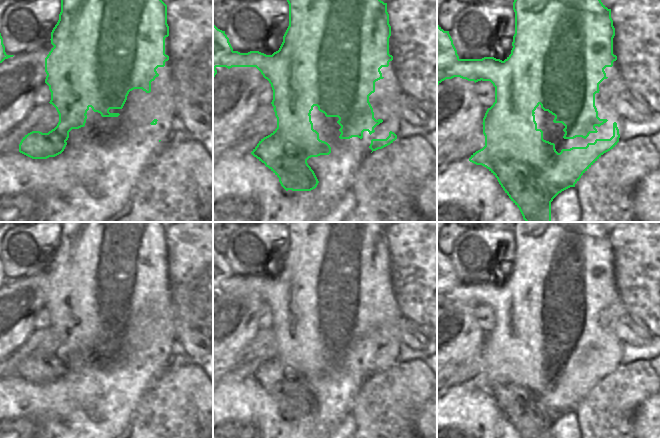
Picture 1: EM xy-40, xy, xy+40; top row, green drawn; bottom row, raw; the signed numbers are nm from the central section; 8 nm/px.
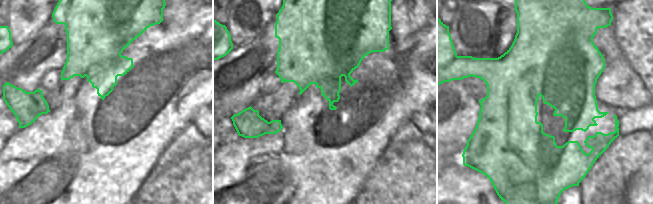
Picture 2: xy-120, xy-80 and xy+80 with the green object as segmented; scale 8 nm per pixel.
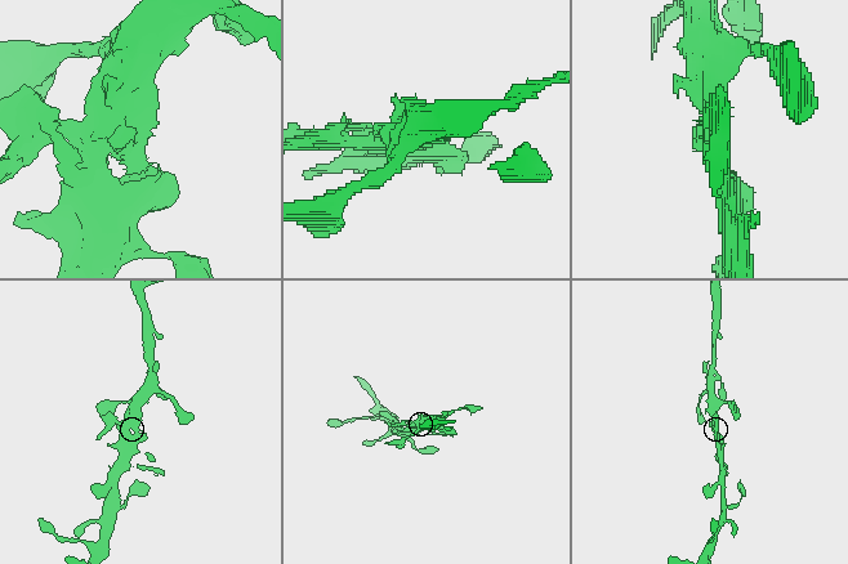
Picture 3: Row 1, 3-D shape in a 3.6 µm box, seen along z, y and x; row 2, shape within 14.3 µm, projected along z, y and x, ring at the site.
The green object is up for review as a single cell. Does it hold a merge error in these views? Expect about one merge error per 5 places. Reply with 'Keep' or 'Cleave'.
Keep.

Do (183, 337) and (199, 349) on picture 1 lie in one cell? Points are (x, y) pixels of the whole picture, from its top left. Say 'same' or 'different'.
same

